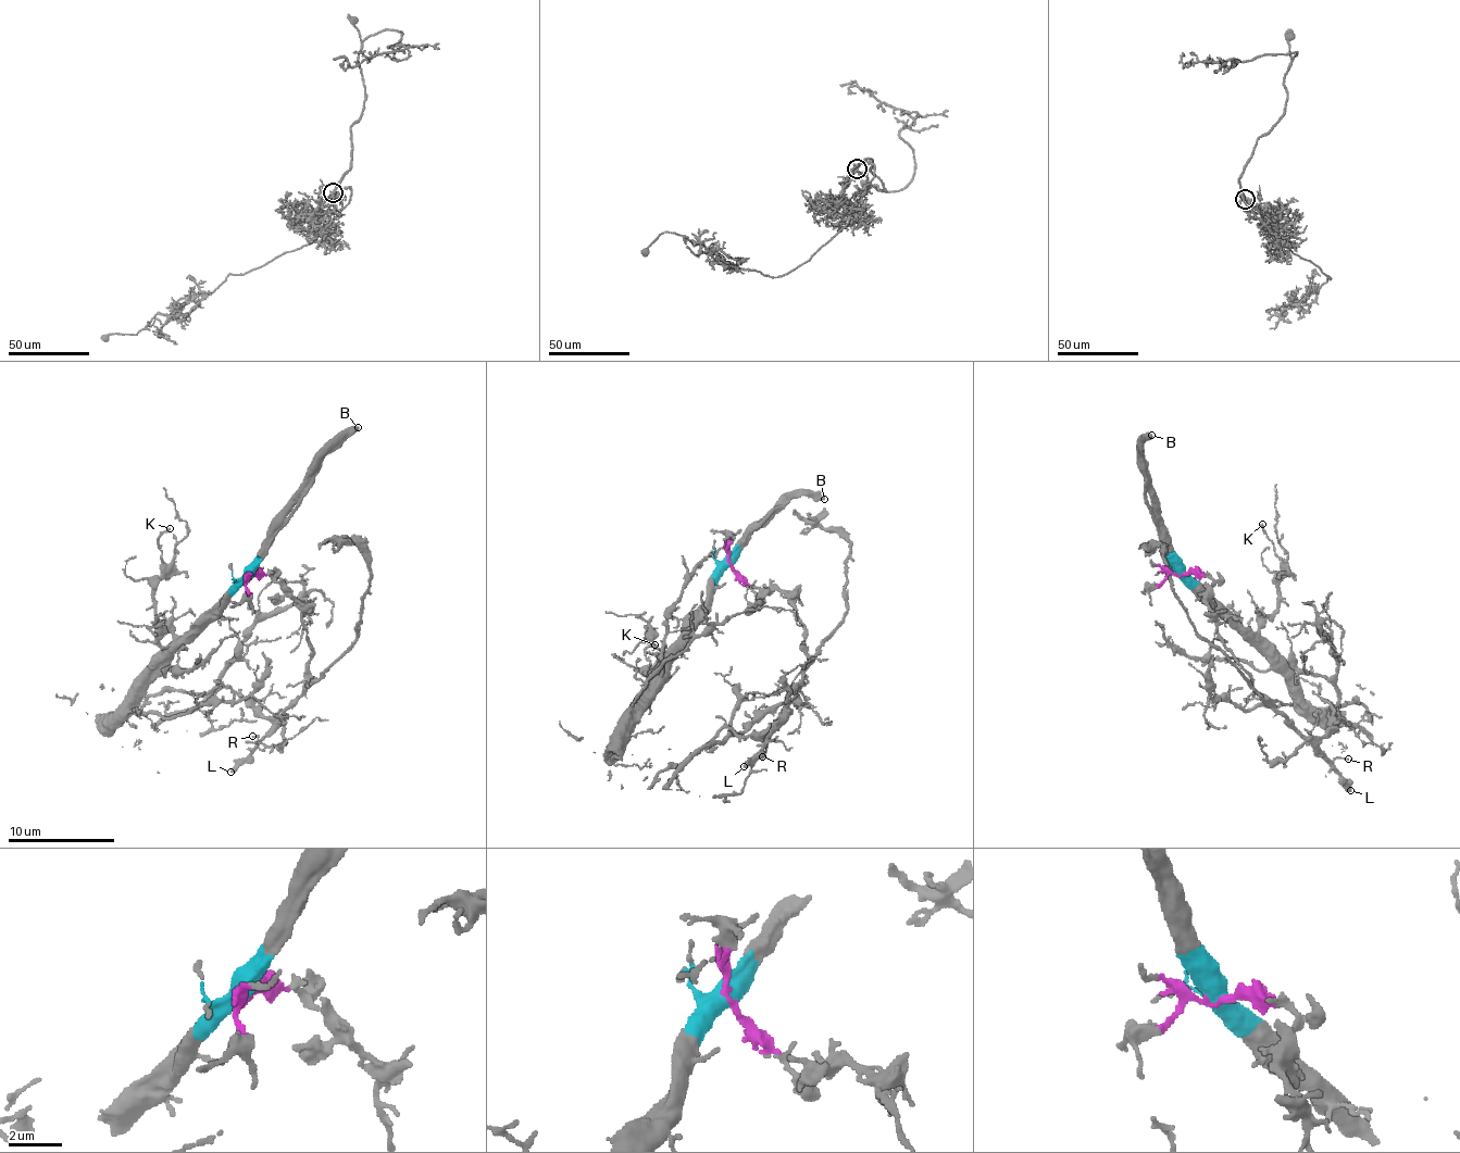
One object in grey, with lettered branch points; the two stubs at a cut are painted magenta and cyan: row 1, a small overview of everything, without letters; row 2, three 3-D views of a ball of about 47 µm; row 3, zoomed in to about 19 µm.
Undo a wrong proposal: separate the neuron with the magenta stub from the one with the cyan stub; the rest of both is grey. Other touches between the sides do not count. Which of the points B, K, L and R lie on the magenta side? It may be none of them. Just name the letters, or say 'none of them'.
L, R

